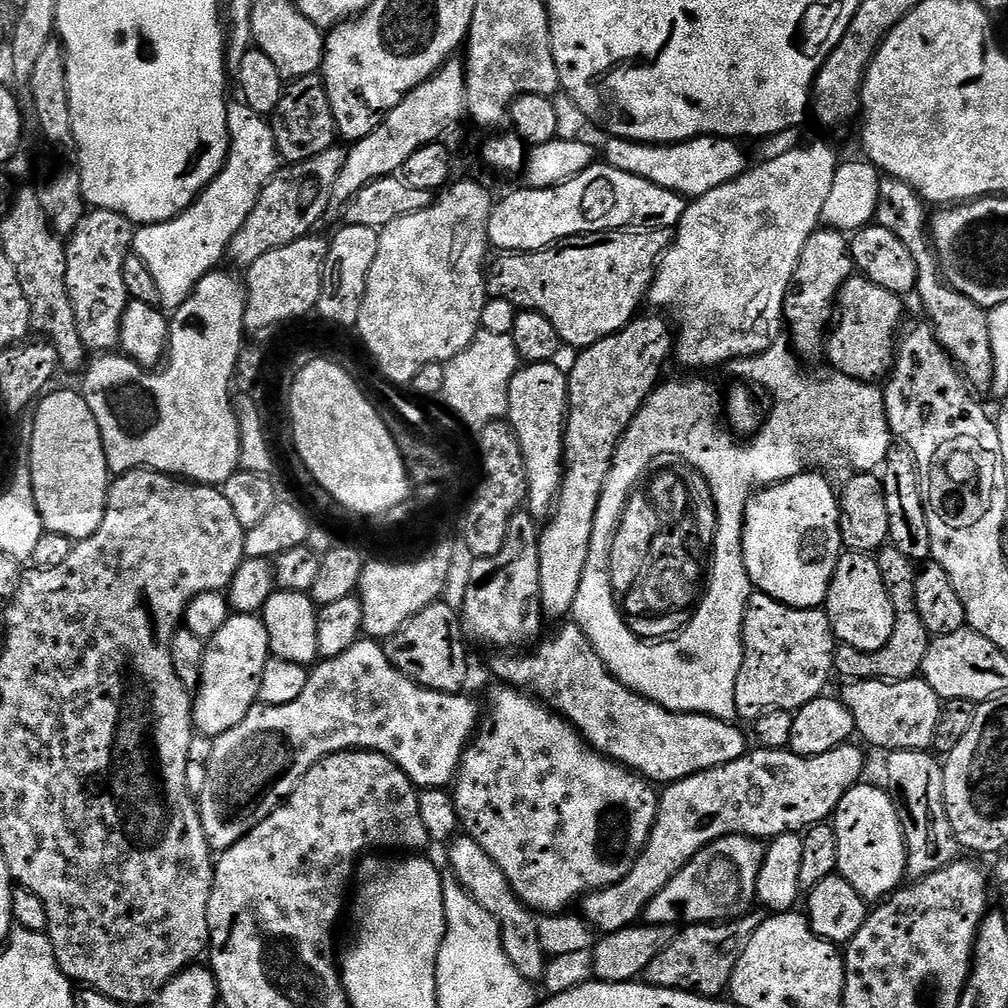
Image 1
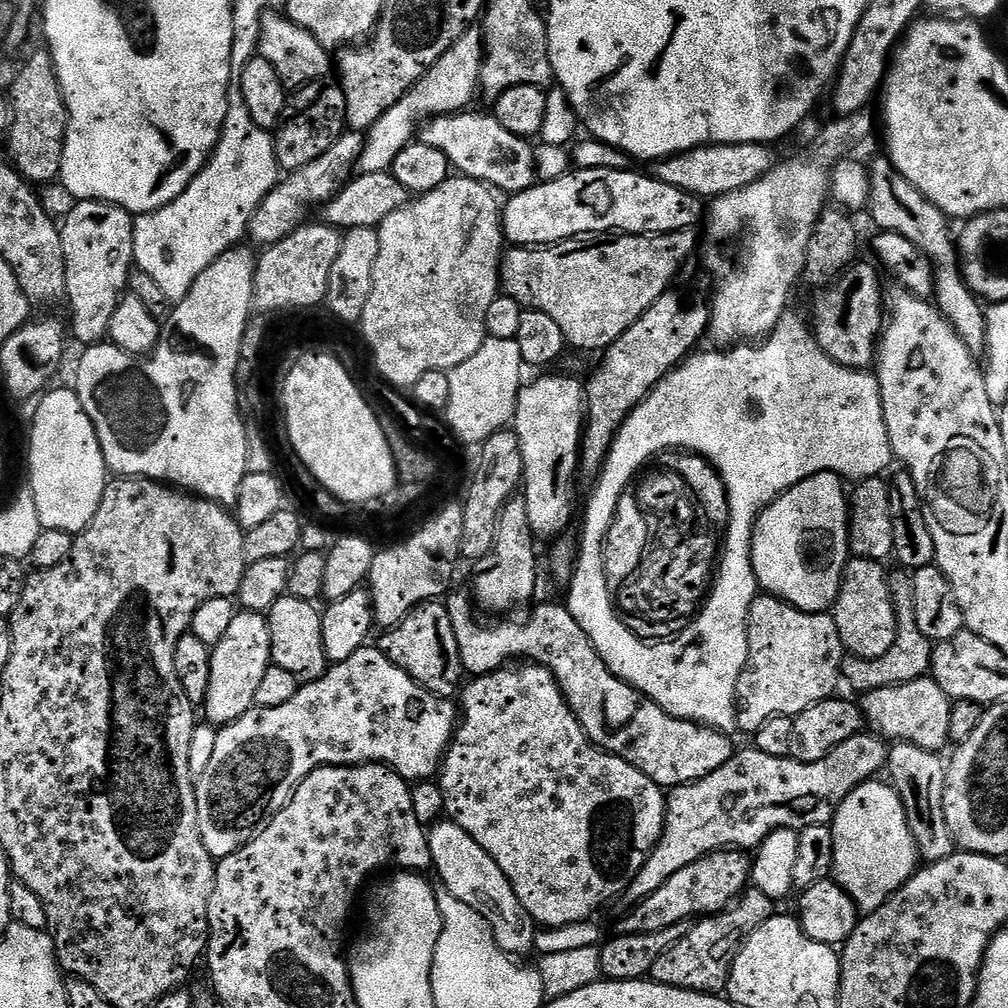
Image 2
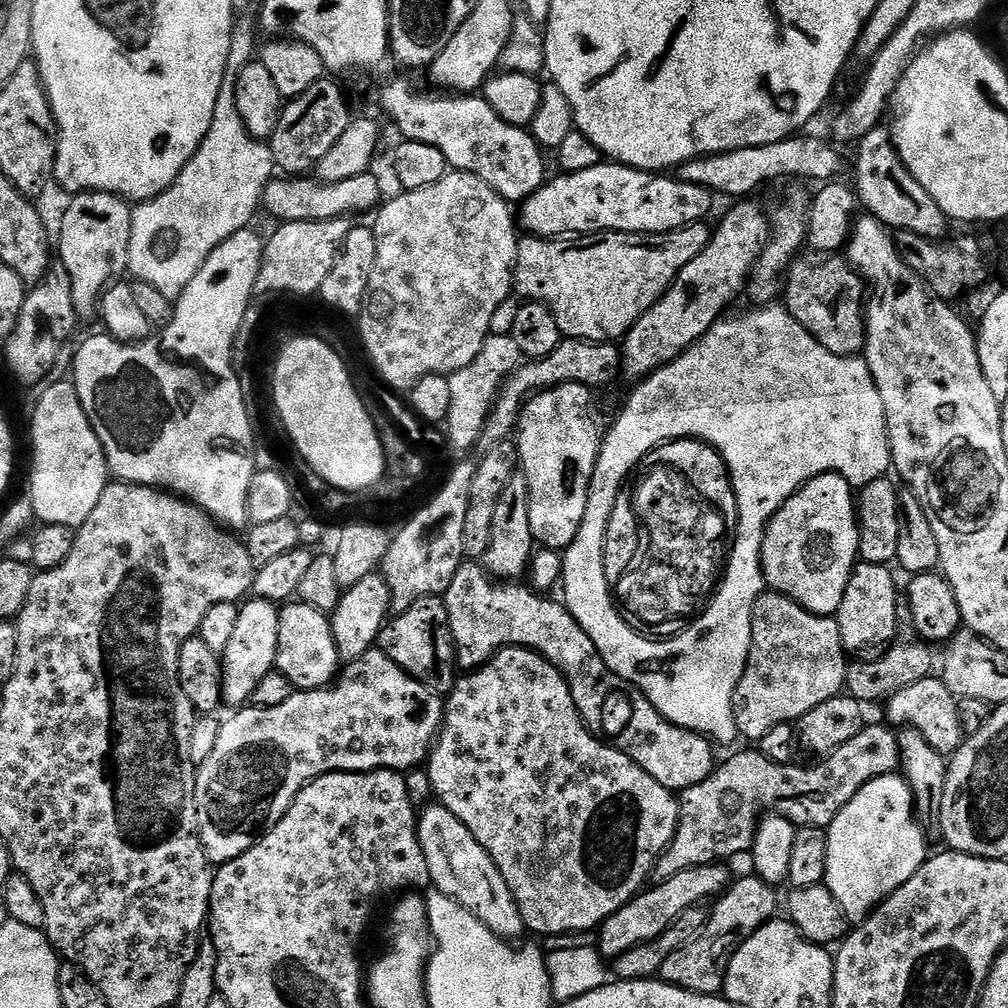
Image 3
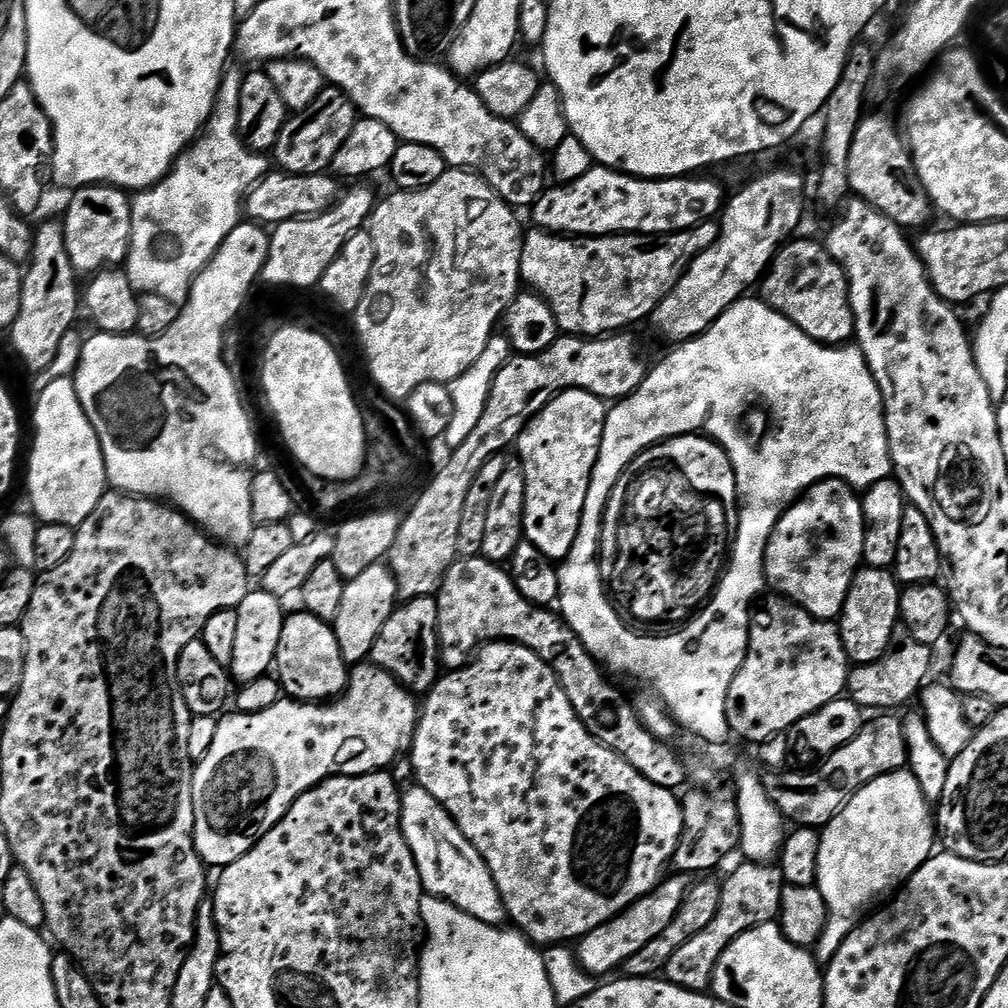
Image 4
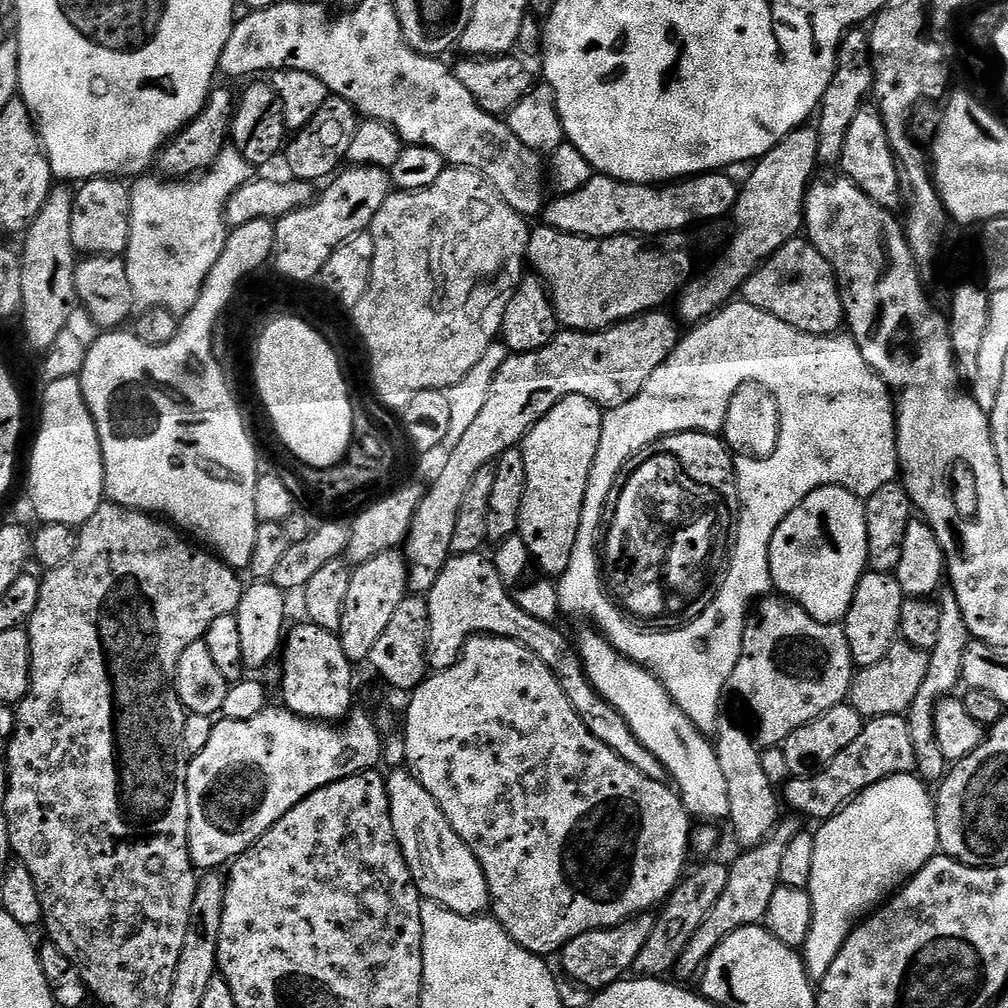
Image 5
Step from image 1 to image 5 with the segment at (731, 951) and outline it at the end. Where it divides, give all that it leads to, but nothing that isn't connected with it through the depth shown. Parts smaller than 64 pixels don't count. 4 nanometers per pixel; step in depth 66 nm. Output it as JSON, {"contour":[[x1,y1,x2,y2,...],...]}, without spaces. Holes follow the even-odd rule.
{"contour":[[781,819,762,843,753,848,743,849,739,853,741,856,733,864,727,865,726,890,722,890,718,902,714,902,714,910,706,914,706,922,698,926,694,938,690,938,686,950,682,950,682,958,678,958,674,969,677,981,688,982,684,980,692,979,695,981,703,973,704,963,710,958,710,954,714,954,720,943,730,938,730,934,734,934,734,930,751,924,760,924,763,921,766,910,770,910,770,898,774,898,774,890,782,887,780,875,786,846,793,838,798,838,798,834,802,831,802,824,799,824,801,821,796,820]]}

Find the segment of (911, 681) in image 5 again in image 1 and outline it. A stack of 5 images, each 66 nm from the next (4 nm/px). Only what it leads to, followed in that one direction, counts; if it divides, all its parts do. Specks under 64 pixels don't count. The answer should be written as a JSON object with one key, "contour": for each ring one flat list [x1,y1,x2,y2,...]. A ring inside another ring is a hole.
{"contour":[[891,546,881,548,875,557,875,562,882,574,882,582,886,582,886,594,890,594,890,602,894,606,894,634,890,634,890,642,886,642,886,646,882,646,882,650,877,652,854,650,854,646,837,643,834,654,834,672,837,677,841,676,841,681,844,682,854,680,910,680,920,676,922,658,926,658,930,637,926,626,922,626,922,618,918,618,918,602,914,598,917,565,910,558,906,558,906,554,902,554,902,550]]}

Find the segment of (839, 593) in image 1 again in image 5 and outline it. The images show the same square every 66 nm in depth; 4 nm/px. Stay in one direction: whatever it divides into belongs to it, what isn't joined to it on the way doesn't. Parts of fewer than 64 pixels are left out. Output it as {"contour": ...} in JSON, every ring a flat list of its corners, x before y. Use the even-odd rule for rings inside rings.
{"contour":[[865,571,854,590,850,610,842,621,846,642,850,646,852,662,857,669,874,666,874,662,878,662,878,658,882,658,886,650,890,650,890,646,897,643,900,615,905,599,904,591,898,586,893,573]]}

